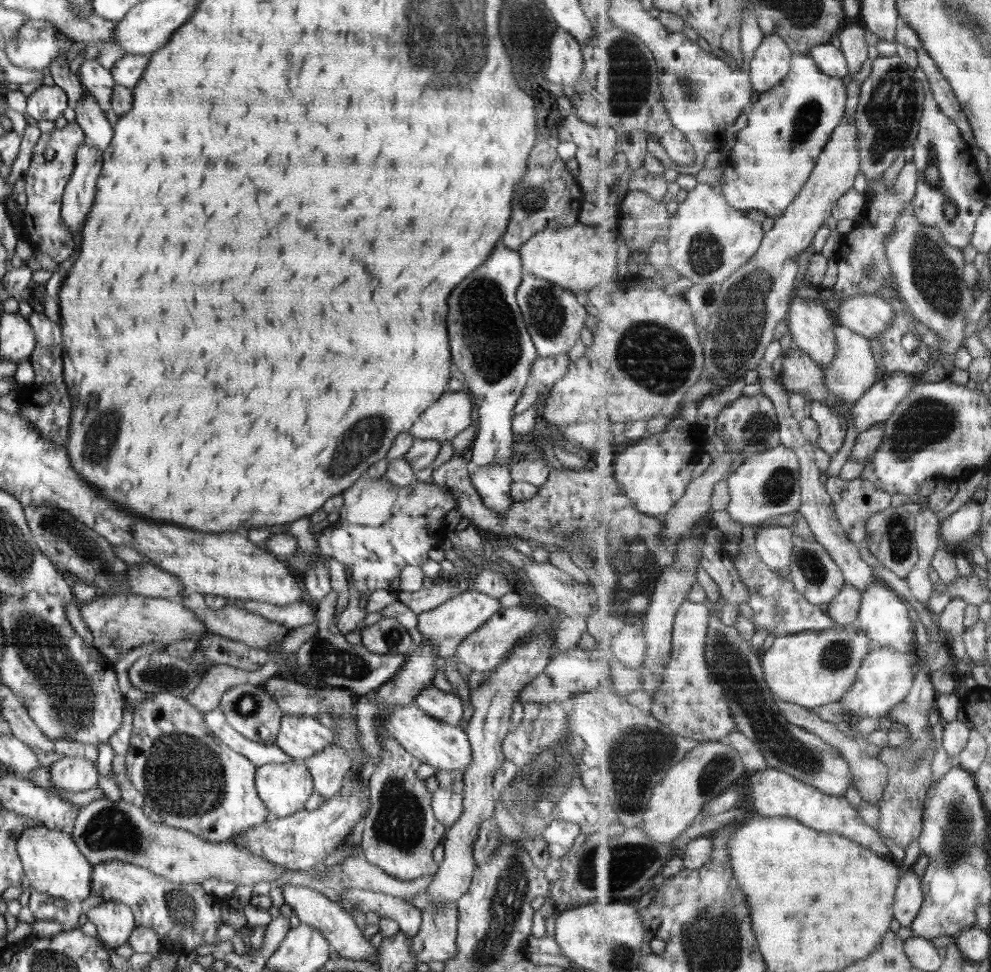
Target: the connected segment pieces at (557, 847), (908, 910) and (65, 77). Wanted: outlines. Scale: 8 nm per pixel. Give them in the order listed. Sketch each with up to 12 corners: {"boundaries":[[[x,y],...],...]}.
{"boundaries":[[[557,819],[548,823],[543,843],[560,859],[575,843],[580,828]],[[906,872],[897,892],[896,919],[913,922],[926,907],[923,878]],[[67,52],[53,60],[48,73],[75,108],[85,86],[66,62]]]}

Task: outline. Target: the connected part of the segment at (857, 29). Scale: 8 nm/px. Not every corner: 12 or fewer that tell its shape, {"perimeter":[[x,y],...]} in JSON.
{"perimeter":[[854,25],[840,34],[854,73],[870,60],[867,27]]}

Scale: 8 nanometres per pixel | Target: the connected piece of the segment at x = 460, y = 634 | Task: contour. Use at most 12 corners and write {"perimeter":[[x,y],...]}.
{"perimeter":[[468,588],[418,614],[424,641],[443,661],[500,610]]}

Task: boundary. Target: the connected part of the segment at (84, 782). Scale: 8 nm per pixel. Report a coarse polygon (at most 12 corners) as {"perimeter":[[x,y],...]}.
{"perimeter":[[65,757],[50,766],[58,790],[94,788],[99,771],[88,757]]}

